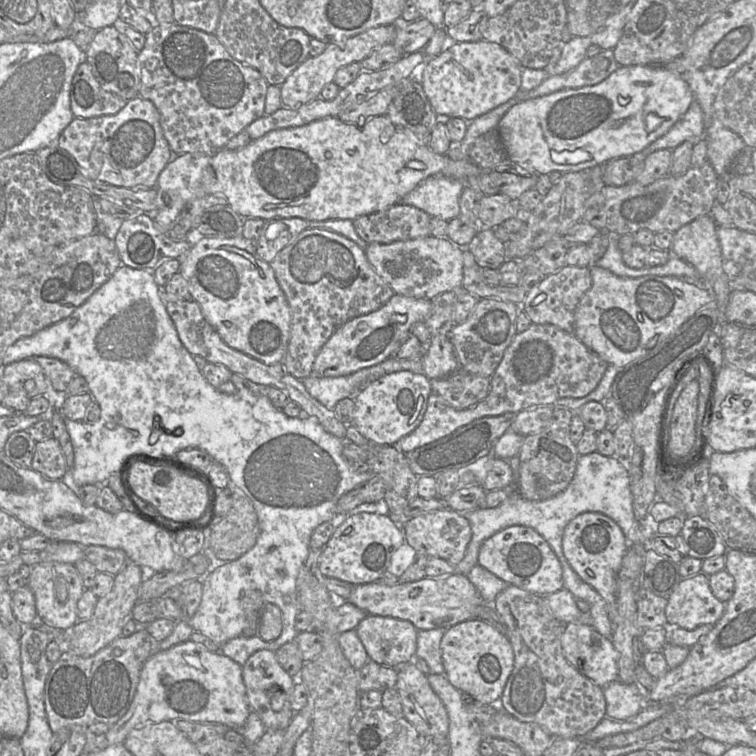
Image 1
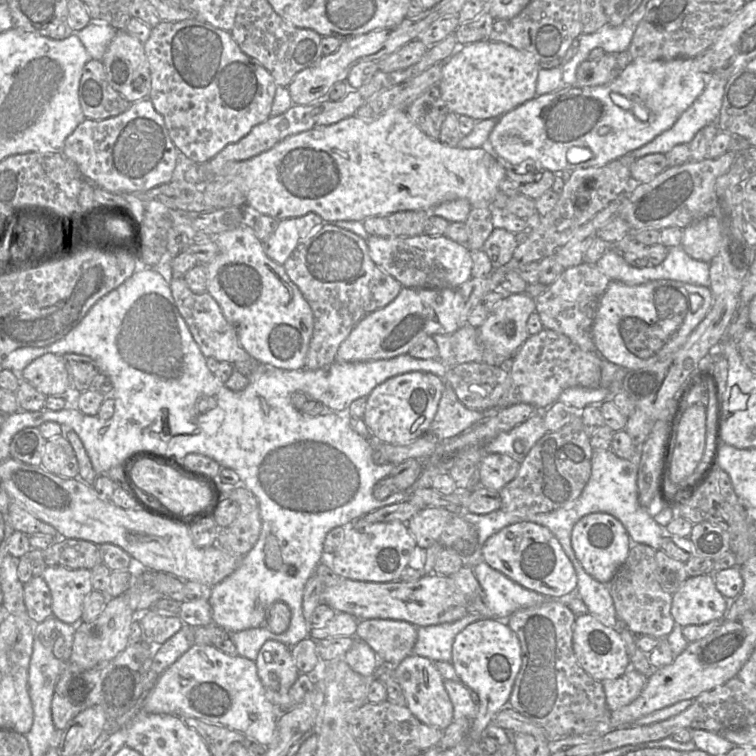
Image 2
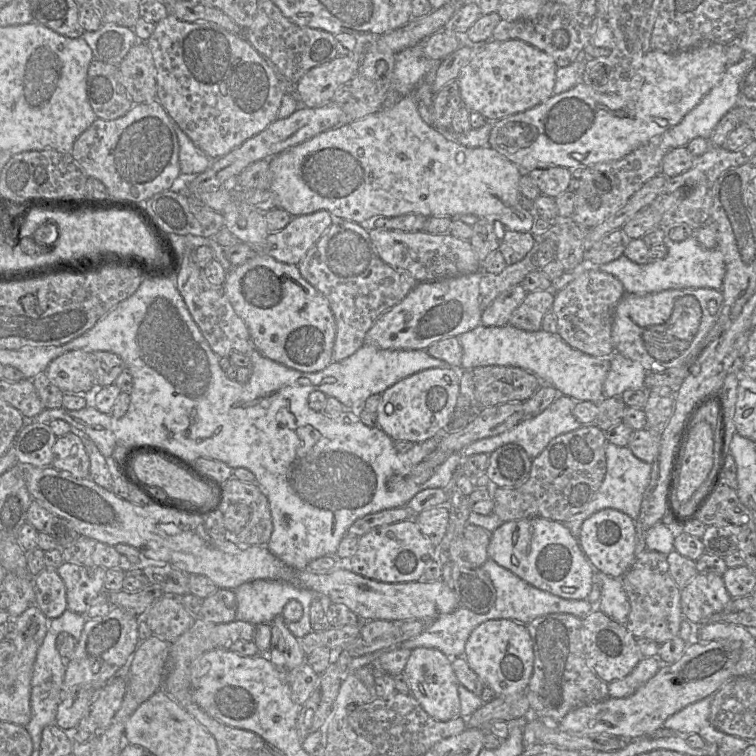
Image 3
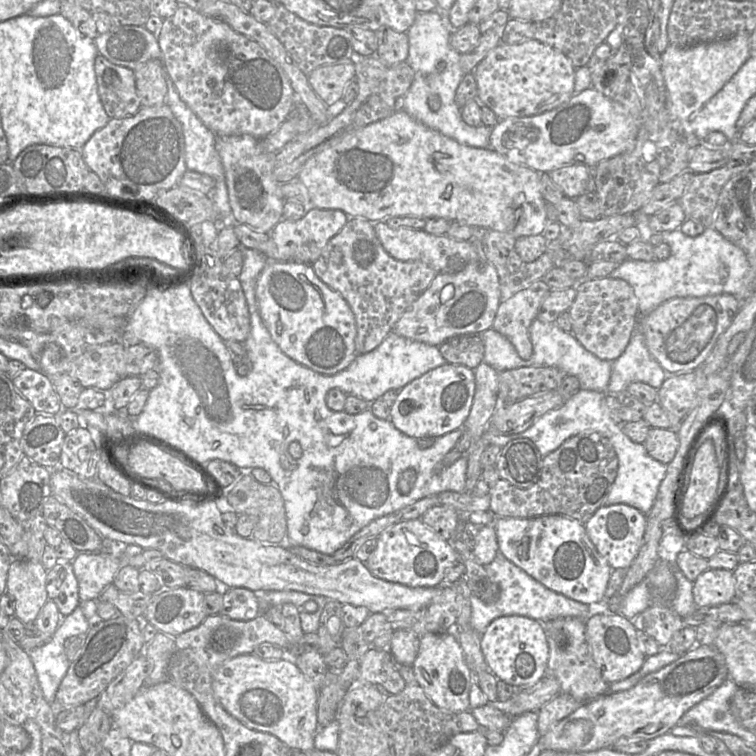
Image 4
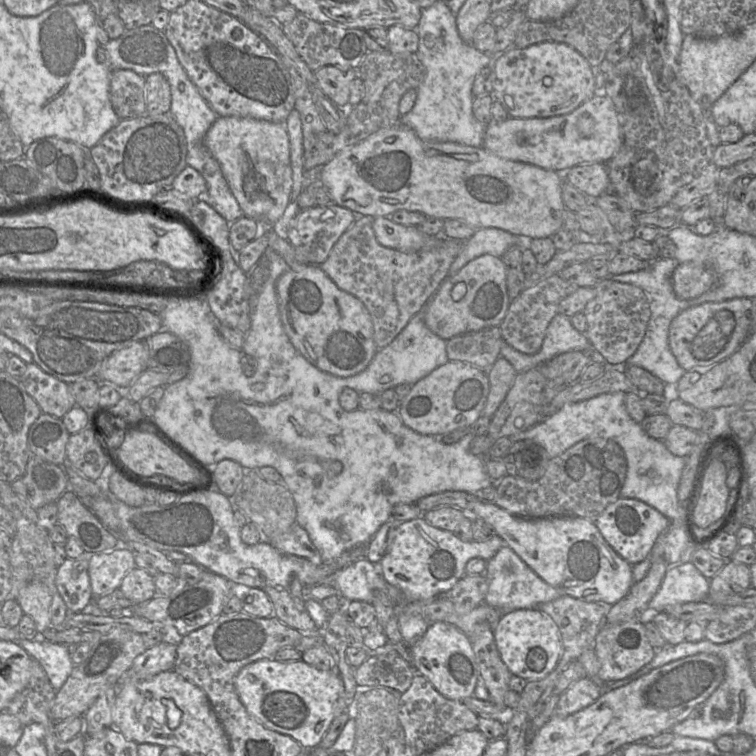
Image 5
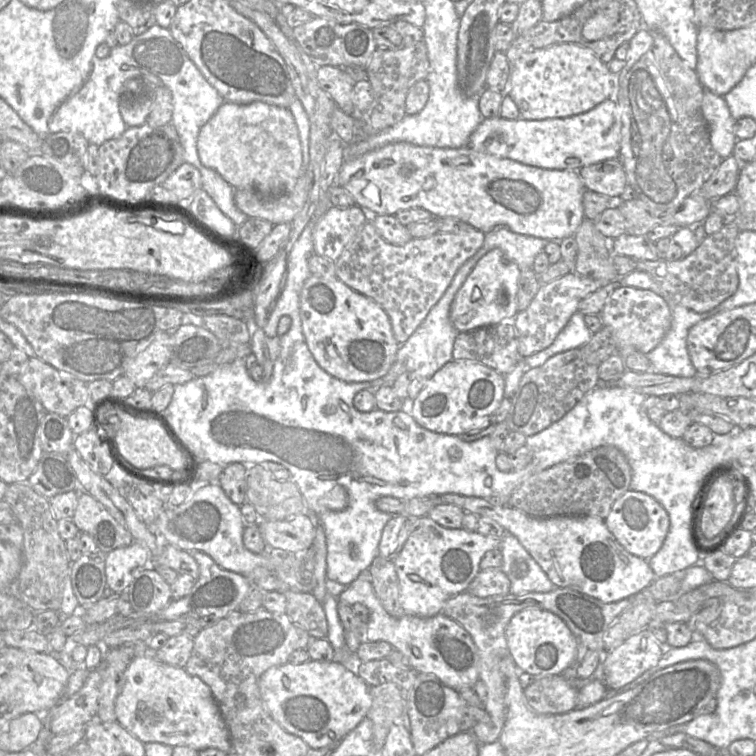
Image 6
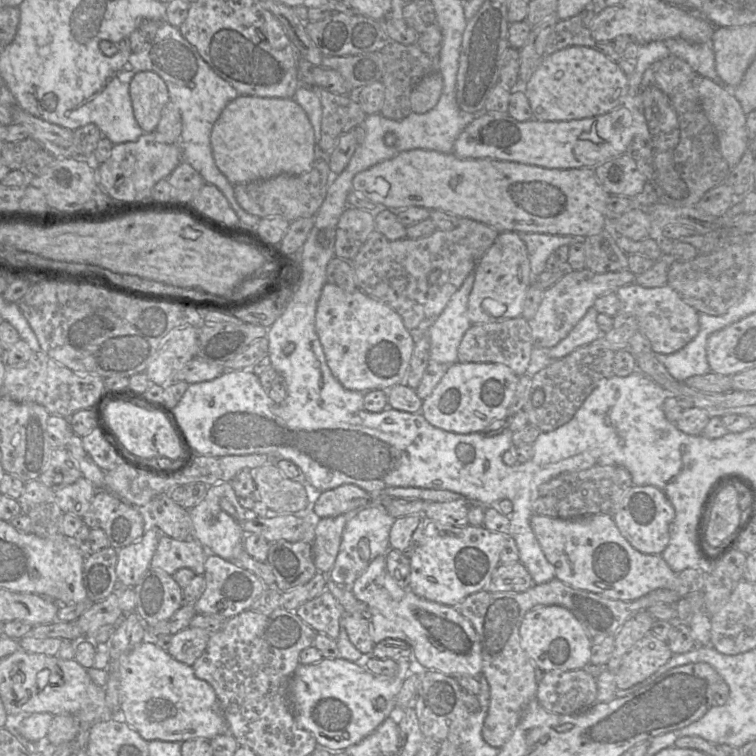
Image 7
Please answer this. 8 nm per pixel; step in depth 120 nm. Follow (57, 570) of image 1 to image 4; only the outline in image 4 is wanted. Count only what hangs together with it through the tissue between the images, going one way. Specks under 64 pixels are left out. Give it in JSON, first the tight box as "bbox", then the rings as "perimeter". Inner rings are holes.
{"bbox":[71,551,121,602],"perimeter":[[[107,551],[78,553],[71,563],[78,581],[81,602],[96,600],[106,587],[113,584],[121,568],[119,556]]]}

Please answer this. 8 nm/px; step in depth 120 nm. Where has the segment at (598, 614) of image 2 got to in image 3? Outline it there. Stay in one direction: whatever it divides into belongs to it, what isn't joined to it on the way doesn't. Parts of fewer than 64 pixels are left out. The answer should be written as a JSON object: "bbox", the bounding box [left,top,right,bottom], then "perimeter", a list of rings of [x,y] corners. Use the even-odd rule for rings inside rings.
{"bbox":[593,571,630,624],"perimeter":[[[595,571],[593,583],[600,583],[601,587],[598,610],[624,624],[630,611],[630,605],[620,579]]]}

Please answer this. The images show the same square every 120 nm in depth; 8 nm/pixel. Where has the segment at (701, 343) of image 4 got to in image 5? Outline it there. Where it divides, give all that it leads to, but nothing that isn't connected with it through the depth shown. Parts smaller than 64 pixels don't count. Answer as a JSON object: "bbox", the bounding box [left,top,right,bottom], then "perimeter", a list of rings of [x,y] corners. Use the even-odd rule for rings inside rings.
{"bbox":[668,298,751,370],"perimeter":[[[750,298],[706,302],[681,311],[669,326],[668,341],[678,364],[685,370],[707,369],[730,357],[751,333]]]}

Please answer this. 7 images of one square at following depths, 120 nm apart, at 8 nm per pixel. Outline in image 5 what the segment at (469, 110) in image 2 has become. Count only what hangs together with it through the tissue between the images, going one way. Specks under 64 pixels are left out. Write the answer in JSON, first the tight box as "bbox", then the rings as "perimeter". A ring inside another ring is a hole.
{"bbox":[491,41,597,118],"perimeter":[[[544,41],[526,48],[511,47],[491,62],[494,71],[492,97],[506,109],[511,118],[548,118],[568,114],[597,93],[594,67],[573,47]]]}

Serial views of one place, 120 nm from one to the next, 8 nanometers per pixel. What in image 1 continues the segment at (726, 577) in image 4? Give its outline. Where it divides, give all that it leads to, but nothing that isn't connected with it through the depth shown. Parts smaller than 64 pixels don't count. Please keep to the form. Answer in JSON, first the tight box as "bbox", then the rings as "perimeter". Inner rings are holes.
{"bbox":[665,572,725,630],"perimeter":[[[700,572],[680,580],[667,598],[665,617],[669,628],[692,630],[702,625],[713,626],[725,611],[725,603],[718,600],[709,586],[708,576]]]}

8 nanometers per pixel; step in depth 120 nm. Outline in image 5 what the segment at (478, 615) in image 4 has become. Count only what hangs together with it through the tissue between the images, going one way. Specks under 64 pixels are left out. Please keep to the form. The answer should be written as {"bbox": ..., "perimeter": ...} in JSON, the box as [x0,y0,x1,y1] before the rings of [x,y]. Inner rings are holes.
{"bbox":[484,545,561,613],"perimeter":[[[503,545],[498,552],[487,561],[484,575],[488,581],[488,591],[484,603],[503,613],[537,608],[559,598],[561,594],[556,588],[544,582],[510,547]]]}

